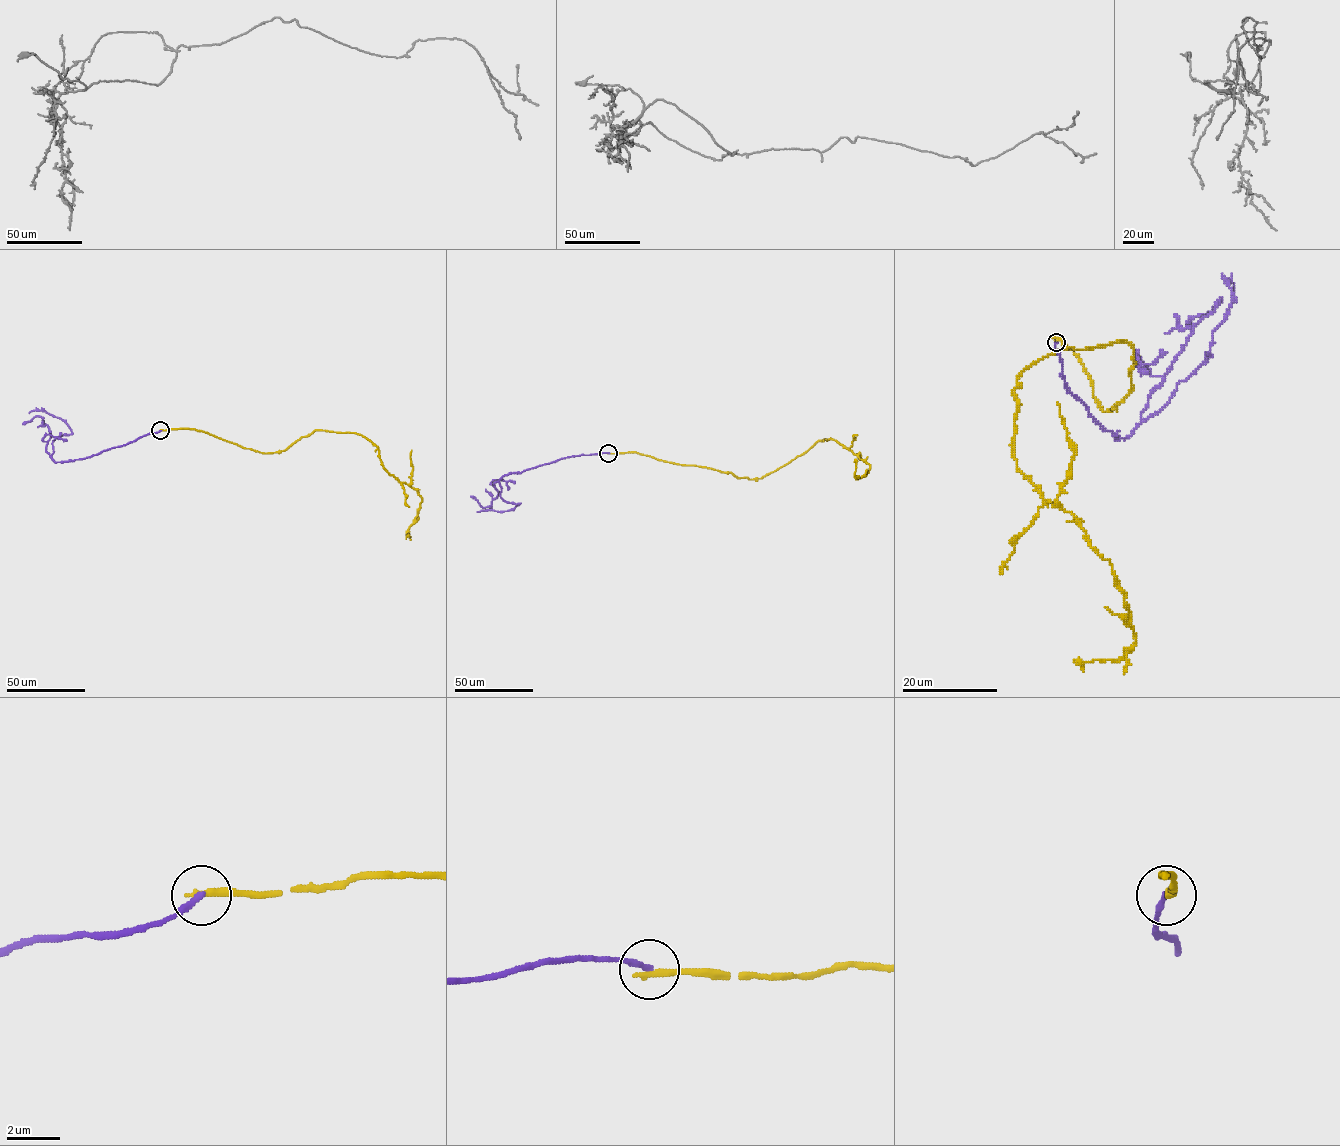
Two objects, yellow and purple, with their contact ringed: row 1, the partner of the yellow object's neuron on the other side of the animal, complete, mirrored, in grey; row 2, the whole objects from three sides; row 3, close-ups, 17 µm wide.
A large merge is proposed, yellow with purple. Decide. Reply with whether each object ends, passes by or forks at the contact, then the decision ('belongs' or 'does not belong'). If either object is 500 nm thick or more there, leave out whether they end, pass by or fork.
yellow ends | purple ends | does not belong

